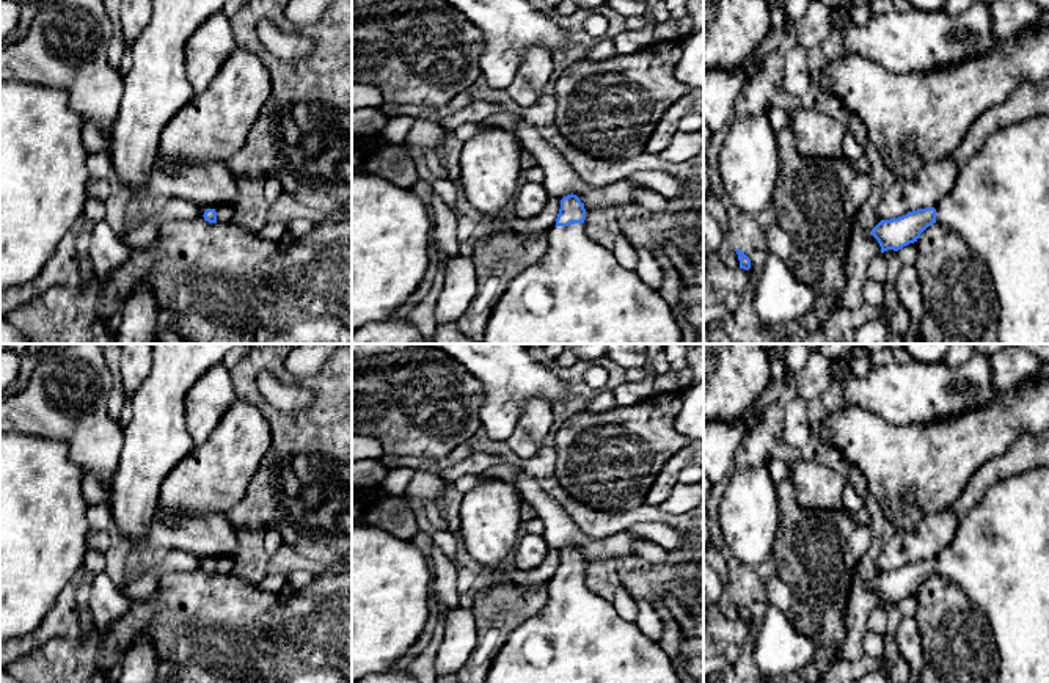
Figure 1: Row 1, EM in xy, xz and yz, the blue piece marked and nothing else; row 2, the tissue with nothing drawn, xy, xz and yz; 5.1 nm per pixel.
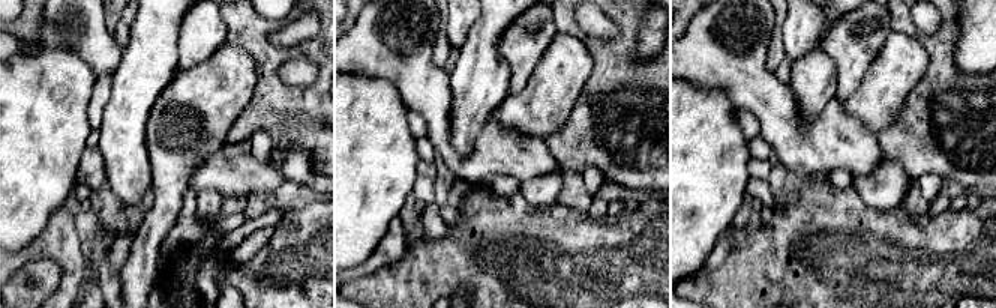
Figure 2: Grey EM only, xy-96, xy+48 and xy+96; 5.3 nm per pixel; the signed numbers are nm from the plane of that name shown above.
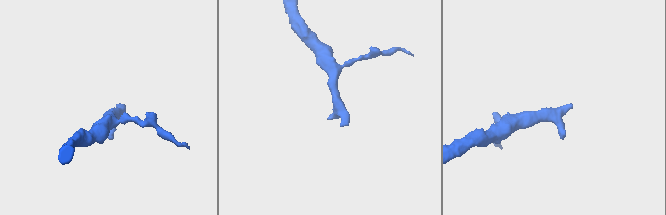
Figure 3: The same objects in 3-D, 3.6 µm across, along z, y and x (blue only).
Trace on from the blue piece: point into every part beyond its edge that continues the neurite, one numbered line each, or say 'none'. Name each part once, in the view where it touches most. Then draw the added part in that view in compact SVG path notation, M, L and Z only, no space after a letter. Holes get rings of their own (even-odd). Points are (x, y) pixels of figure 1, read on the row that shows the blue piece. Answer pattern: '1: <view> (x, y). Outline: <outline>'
1: xz (577, 292). Outline: M584 223L553 226L542 257L521 272L493 308L482 344L682 344L669 303L586 234Z

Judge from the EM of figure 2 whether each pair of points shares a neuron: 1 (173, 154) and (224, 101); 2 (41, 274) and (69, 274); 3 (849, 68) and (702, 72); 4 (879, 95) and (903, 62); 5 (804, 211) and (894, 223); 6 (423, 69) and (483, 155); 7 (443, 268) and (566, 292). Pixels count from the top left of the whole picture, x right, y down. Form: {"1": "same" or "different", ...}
{"1": "same", "2": "different", "3": "different", "4": "same", "5": "same", "6": "same", "7": "same"}

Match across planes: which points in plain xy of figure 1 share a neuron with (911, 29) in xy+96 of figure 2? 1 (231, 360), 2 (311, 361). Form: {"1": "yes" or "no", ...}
{"1": "no", "2": "no"}

